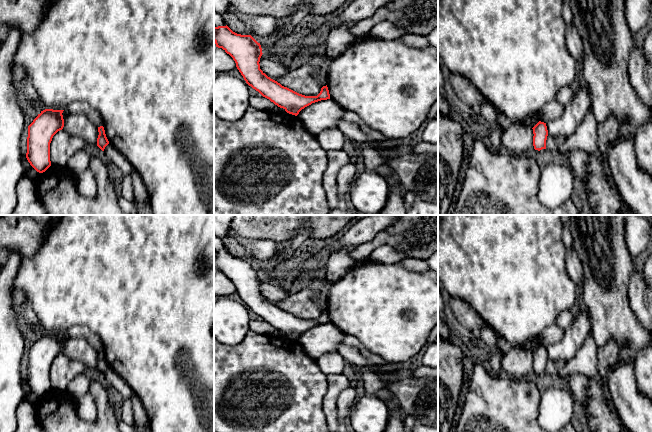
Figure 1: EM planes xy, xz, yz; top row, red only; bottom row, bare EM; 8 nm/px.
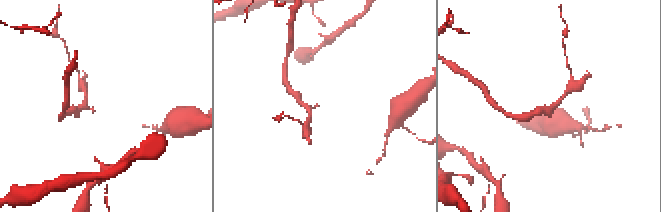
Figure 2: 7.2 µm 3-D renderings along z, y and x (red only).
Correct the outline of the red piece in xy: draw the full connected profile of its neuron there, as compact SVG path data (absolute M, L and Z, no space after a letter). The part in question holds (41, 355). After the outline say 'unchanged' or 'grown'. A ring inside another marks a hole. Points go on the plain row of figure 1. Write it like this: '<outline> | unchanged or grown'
M45 333L28 350L26 382L39 397L50 390L50 367L53 360L64 351L64 334Z | unchanged

